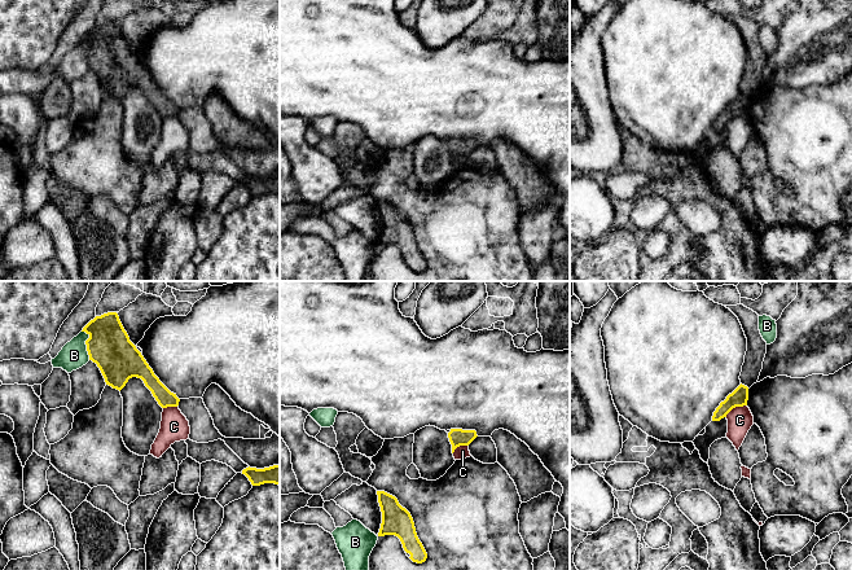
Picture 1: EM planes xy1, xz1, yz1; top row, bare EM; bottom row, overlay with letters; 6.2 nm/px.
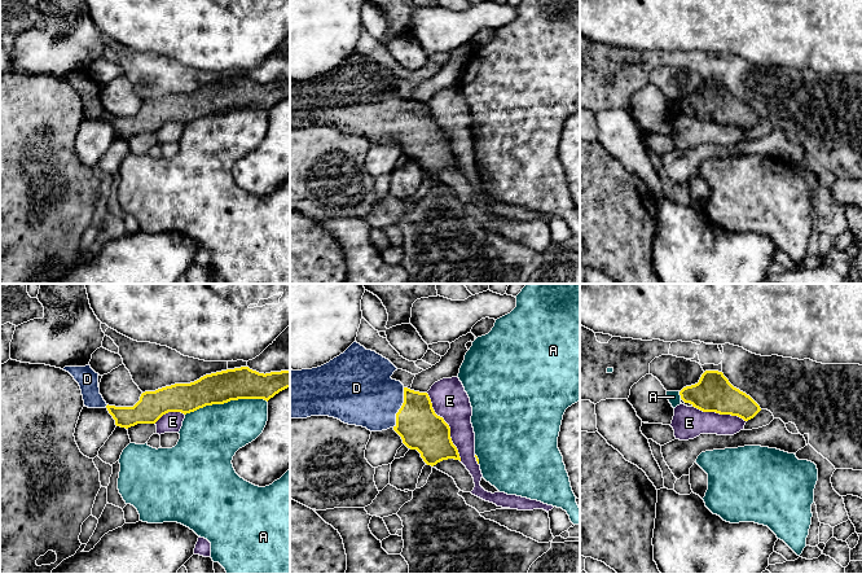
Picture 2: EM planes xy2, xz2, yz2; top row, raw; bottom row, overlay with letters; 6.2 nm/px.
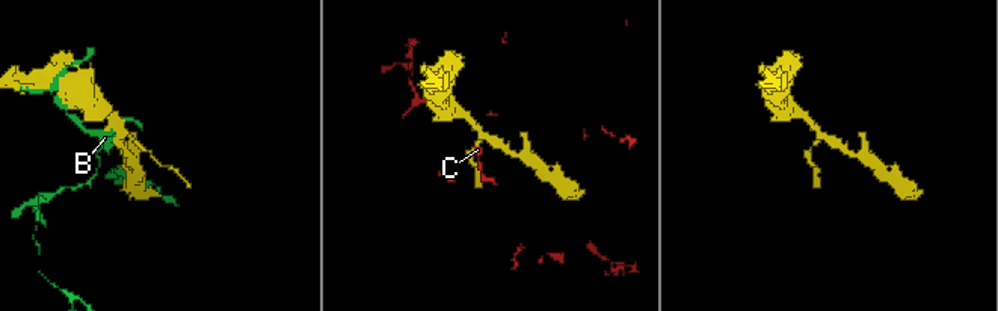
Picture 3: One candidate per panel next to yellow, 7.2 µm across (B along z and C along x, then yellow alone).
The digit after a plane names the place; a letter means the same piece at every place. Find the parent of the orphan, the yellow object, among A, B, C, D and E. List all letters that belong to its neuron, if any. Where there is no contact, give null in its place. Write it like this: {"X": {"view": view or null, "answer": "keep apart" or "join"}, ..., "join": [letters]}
{"A": {"view": "xy2", "answer": "keep apart"}, "B": {"view": "xy1", "answer": "keep apart"}, "C": {"view": "yz1", "answer": "keep apart"}, "D": {"view": "xz2", "answer": "join"}, "E": {"view": "xz2", "answer": "keep apart"}, "join": ["D"]}

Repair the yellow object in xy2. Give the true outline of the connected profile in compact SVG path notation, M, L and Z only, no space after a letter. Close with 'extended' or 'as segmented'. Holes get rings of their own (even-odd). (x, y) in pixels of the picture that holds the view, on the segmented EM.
M249 367L227 369L206 374L190 384L175 384L145 391L133 407L106 406L120 428L137 424L155 424L168 412L184 415L212 404L224 404L238 399L269 400L290 387L290 371L259 373Z; as segmented

